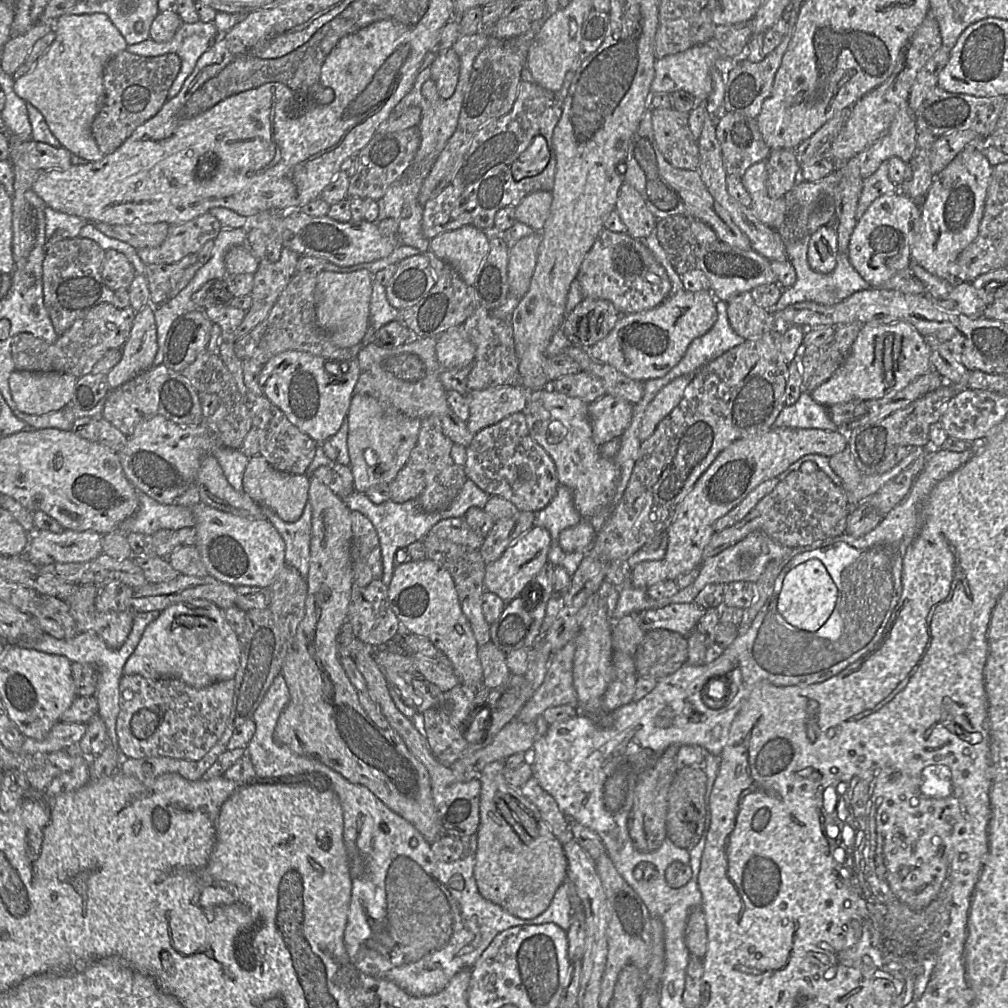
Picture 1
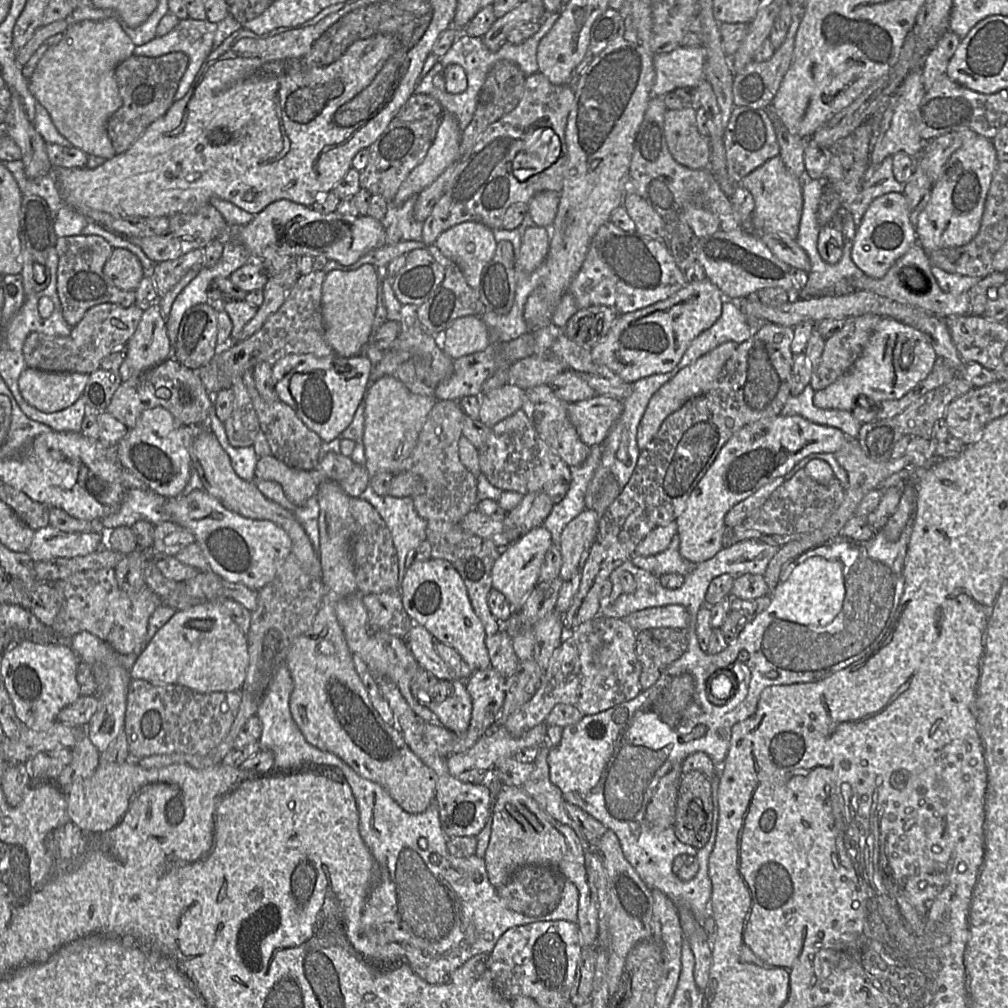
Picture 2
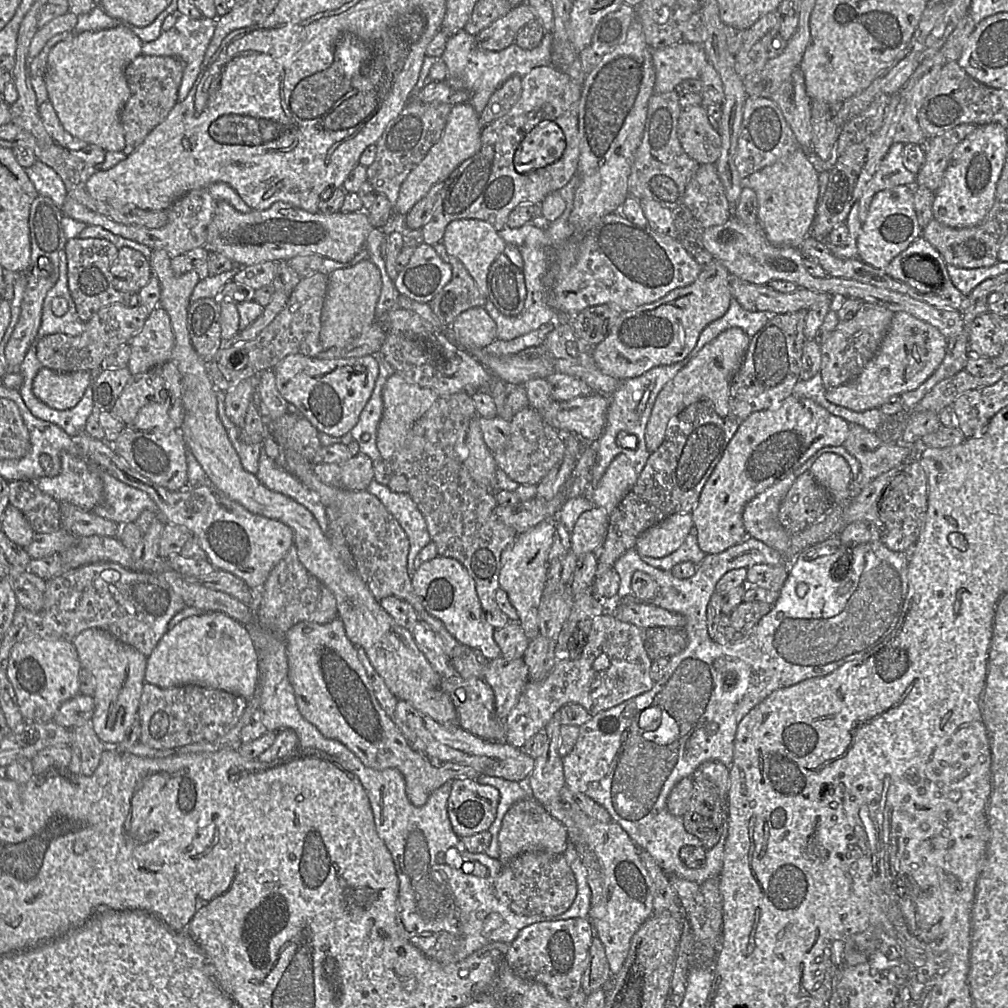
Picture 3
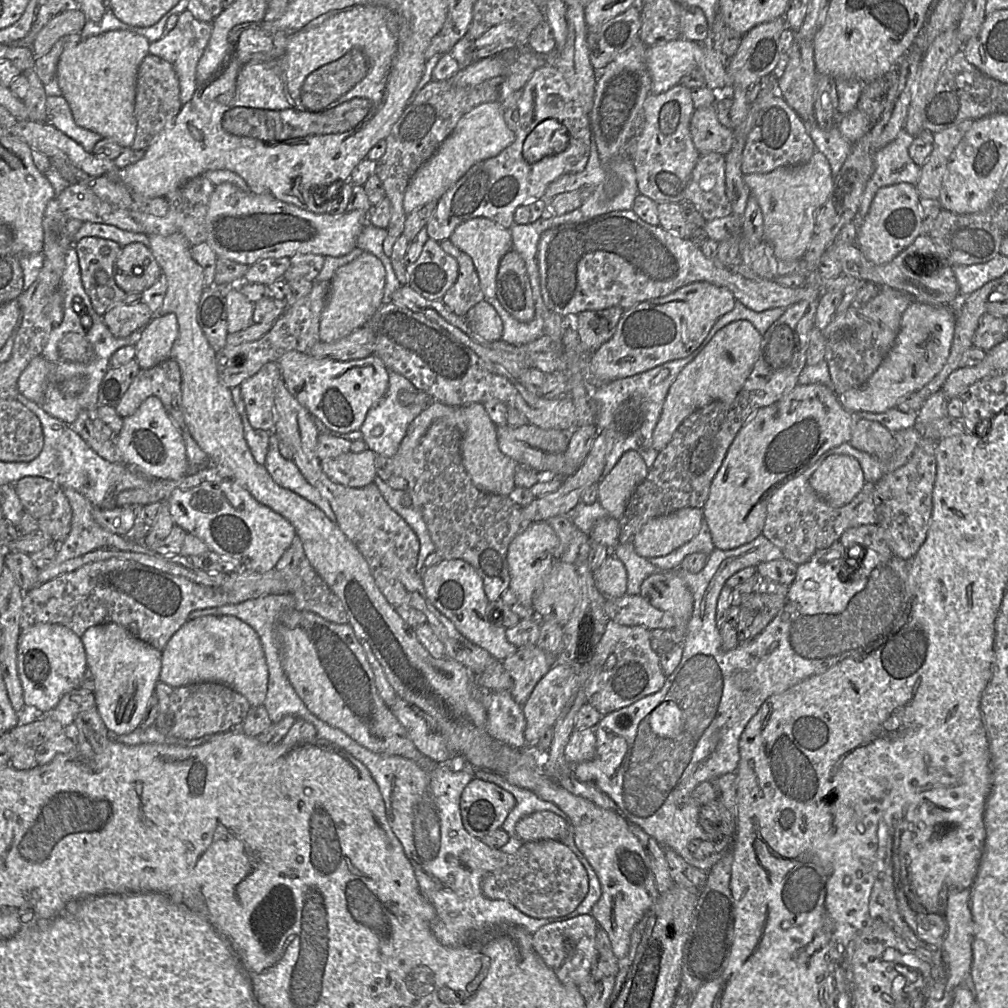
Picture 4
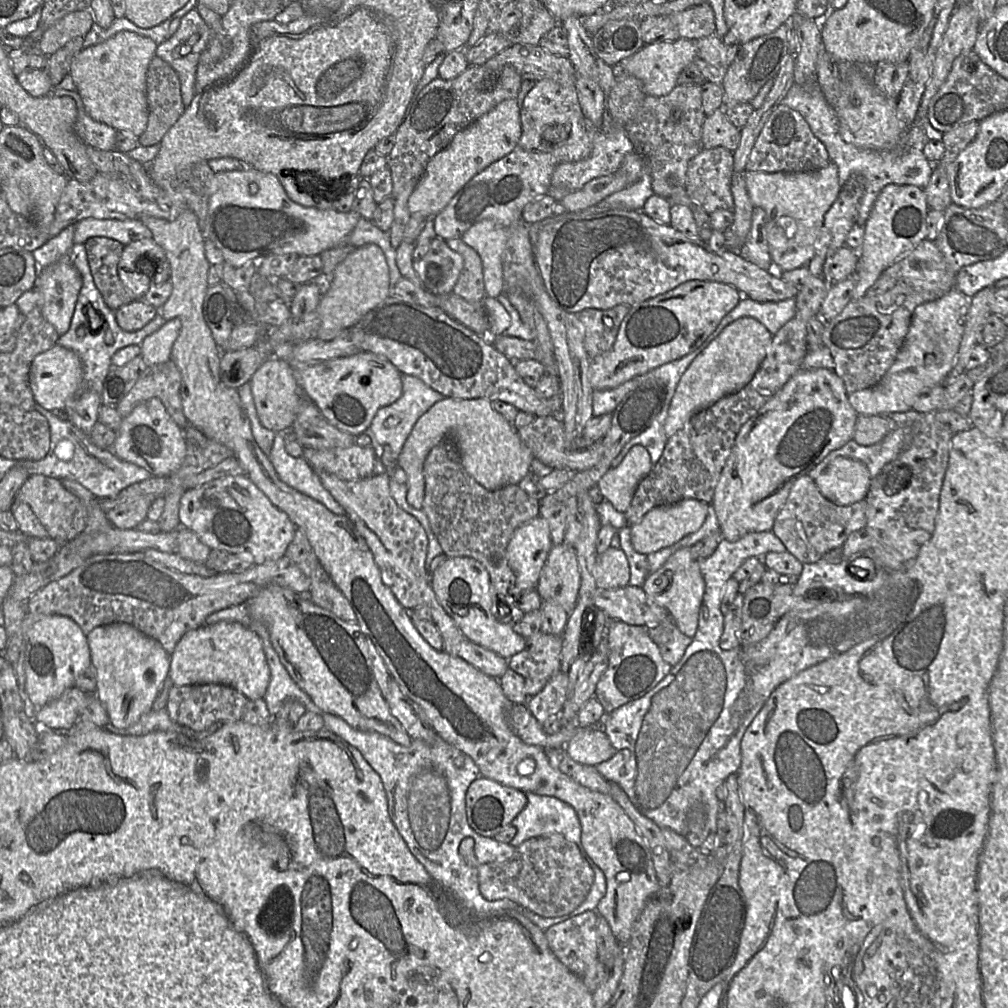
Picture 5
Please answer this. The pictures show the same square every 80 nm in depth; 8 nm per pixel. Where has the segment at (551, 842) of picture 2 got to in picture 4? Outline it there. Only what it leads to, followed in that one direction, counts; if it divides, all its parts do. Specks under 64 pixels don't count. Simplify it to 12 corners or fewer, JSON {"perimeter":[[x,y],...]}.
{"perimeter":[[554,812],[523,817],[515,835],[523,843],[561,840],[568,821]]}

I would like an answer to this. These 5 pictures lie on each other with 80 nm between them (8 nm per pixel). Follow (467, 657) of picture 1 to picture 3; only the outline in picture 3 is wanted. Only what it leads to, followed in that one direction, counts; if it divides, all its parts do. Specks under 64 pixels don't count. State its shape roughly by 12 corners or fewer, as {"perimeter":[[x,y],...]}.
{"perimeter":[[457,560],[411,576],[424,609],[489,662],[501,656],[473,578]]}

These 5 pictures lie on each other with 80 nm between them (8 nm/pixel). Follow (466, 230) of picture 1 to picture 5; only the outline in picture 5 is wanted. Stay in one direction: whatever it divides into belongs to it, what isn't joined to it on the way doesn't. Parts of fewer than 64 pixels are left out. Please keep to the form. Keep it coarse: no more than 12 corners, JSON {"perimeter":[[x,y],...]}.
{"perimeter":[[484,219],[460,237],[481,257],[486,296],[504,292],[509,228]]}

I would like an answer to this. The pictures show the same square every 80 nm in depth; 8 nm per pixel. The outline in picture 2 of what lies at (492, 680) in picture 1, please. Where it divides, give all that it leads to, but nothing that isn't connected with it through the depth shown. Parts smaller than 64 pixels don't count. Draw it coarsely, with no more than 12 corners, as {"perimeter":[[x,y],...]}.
{"perimeter":[[505,632],[486,637],[490,666],[508,679],[519,664]]}

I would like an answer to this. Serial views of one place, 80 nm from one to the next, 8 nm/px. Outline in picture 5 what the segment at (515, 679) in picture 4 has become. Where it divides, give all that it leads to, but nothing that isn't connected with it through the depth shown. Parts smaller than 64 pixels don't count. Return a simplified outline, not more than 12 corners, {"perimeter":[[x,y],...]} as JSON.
{"perimeter":[[540,632],[508,659],[529,698],[561,671],[562,635]]}

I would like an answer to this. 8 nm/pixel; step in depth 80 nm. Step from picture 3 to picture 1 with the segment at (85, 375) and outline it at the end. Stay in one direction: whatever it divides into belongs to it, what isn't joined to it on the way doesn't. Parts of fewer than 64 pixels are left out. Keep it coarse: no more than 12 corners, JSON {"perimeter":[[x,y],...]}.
{"perimeter":[[14,371],[9,389],[27,414],[62,410],[77,377]]}

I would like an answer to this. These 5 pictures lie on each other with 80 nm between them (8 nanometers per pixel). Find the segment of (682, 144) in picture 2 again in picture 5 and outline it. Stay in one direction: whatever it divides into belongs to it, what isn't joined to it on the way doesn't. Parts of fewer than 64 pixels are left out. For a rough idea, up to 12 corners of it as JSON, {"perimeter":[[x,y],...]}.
{"perimeter":[[724,109],[706,116],[702,126],[705,149],[734,152],[741,131]]}

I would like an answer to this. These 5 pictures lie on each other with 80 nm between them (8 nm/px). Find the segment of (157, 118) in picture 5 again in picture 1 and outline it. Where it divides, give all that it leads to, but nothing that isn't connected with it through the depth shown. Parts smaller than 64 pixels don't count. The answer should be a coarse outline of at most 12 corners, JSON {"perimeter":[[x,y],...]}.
{"perimeter":[[123,50],[103,72],[91,126],[104,155],[159,112],[175,53]]}

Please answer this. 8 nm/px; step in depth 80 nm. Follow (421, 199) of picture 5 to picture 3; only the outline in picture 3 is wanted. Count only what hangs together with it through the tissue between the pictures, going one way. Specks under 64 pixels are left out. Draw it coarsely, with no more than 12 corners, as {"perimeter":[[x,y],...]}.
{"perimeter":[[453,106],[440,139],[403,182],[407,215],[481,148],[479,114]]}

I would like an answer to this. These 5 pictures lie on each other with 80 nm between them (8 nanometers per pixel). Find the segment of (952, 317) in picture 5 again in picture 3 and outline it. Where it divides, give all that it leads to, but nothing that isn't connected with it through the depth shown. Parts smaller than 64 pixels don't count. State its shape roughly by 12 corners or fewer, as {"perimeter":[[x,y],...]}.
{"perimeter":[[894,313],[864,370],[825,398],[879,409],[923,384],[947,339]]}

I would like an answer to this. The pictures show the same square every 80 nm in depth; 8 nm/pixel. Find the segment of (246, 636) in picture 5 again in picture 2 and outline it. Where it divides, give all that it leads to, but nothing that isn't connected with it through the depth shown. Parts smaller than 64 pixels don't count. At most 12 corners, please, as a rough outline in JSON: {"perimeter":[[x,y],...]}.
{"perimeter":[[216,603],[176,611],[132,679],[240,691],[246,634]]}

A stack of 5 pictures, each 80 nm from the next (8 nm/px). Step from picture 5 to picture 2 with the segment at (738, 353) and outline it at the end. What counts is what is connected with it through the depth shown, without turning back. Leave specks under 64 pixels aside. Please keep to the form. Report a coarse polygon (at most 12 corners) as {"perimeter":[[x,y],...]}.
{"perimeter":[[727,341],[654,393],[638,427],[643,449],[663,421],[707,393],[738,345]]}

